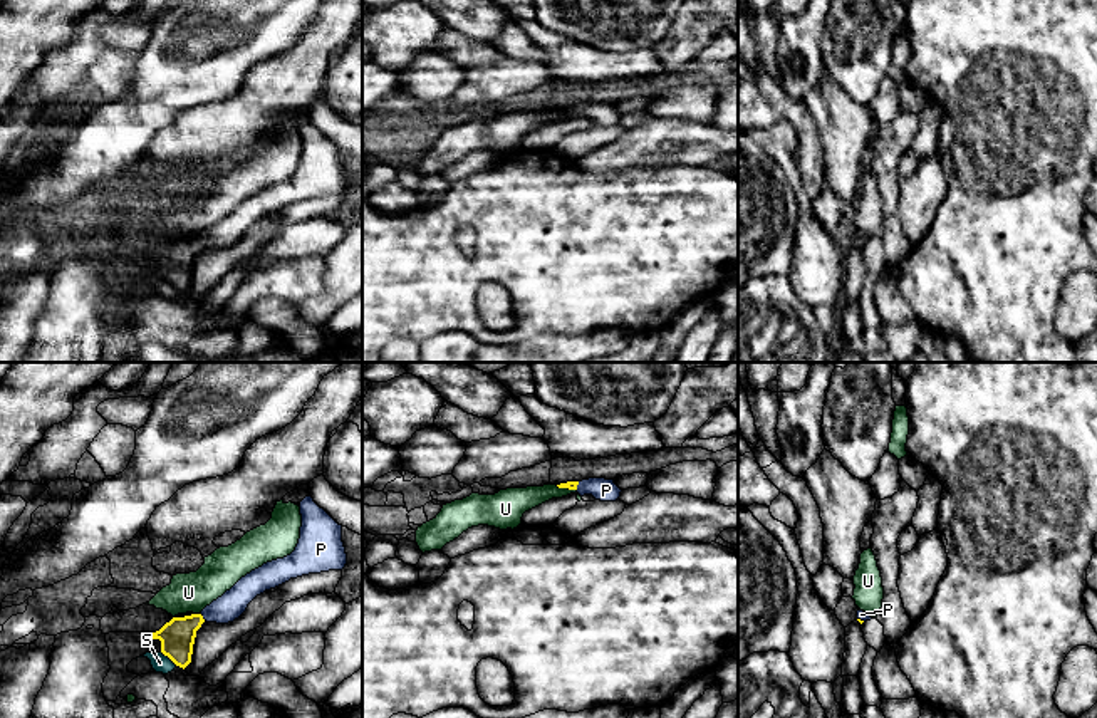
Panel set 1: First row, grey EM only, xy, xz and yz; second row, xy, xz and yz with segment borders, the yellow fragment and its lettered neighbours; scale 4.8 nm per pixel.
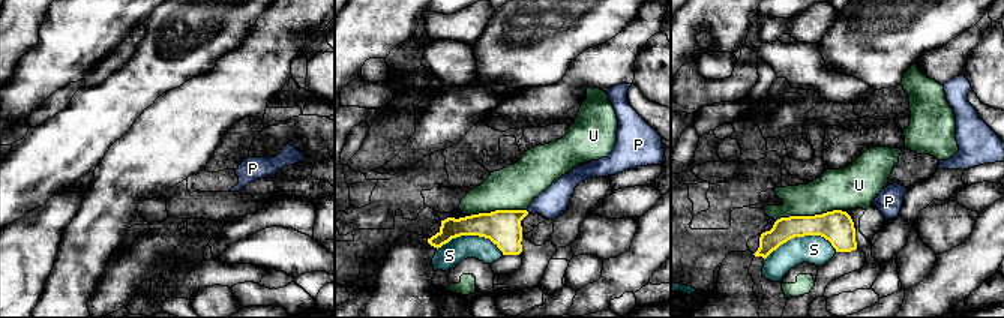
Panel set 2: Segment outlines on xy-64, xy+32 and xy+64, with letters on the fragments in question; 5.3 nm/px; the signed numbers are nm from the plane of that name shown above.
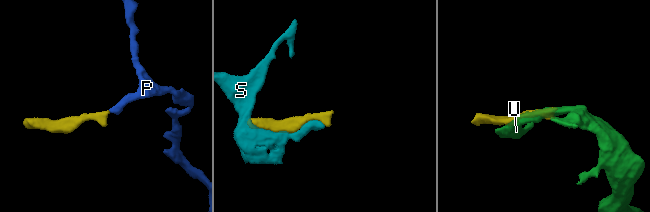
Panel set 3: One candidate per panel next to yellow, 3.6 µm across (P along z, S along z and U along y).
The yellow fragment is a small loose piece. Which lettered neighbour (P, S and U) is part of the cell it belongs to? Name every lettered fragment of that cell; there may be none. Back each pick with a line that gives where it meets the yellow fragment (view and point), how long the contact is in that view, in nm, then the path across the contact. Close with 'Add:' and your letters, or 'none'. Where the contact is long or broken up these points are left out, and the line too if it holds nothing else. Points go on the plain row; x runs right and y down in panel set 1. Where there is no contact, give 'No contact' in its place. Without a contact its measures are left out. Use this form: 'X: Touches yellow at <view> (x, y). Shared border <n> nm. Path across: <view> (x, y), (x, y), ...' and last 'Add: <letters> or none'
P: Touches yellow at xy (202, 242). Shared border 40 nm. Path across: xy (176, 260), (188, 249), (202, 242), (222, 235), (233, 227)
Add: P

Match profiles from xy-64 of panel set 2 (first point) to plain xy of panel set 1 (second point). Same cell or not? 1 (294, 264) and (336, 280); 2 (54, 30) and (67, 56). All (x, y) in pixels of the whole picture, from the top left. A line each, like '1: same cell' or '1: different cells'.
1: different cells
2: same cell

